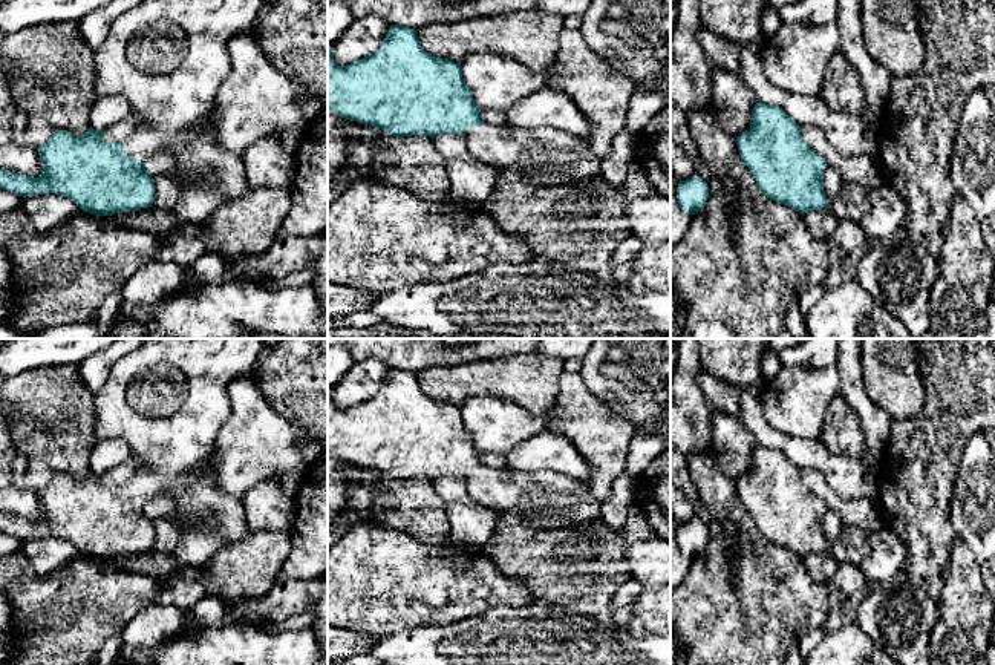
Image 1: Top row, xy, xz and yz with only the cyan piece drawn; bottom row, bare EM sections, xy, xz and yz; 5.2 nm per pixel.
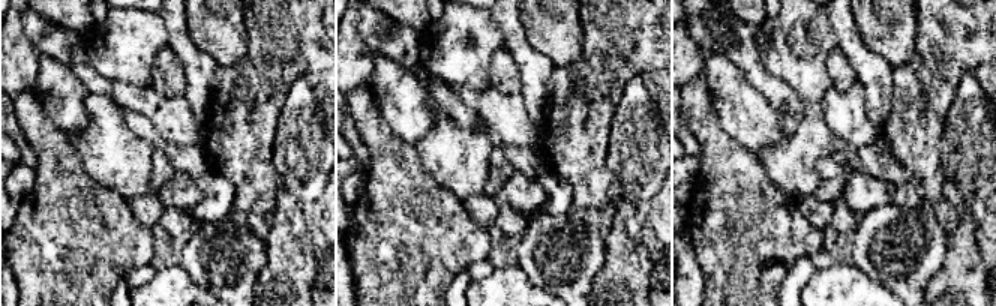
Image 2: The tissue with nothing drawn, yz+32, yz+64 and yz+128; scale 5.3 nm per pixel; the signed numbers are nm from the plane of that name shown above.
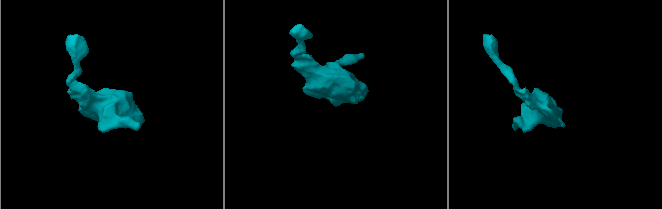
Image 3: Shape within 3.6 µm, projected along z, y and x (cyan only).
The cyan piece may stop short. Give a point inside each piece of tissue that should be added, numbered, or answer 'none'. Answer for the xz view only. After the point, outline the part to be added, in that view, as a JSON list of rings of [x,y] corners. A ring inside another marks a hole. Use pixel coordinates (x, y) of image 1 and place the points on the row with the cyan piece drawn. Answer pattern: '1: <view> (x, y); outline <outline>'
1: xz (547, 157); outline [[[485,124],[468,127],[465,142],[471,158],[501,170],[520,172],[528,182],[540,187],[602,176],[603,158],[585,139],[557,127]]]

